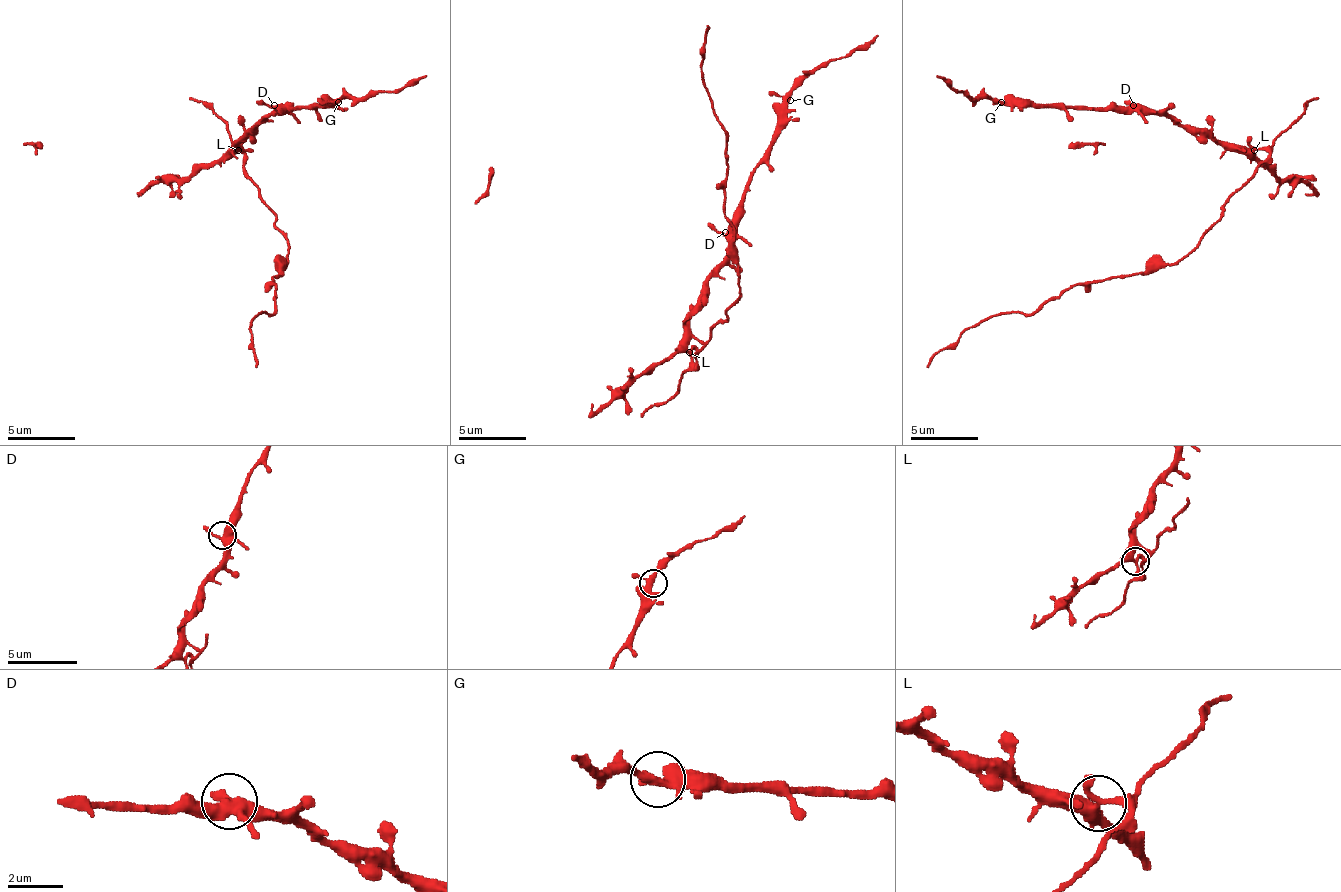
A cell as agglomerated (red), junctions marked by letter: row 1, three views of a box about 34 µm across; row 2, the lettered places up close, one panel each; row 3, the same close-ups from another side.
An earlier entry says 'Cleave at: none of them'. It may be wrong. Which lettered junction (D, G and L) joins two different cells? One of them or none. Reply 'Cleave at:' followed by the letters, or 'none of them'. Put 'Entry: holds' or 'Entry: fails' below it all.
Cleave at: L
Entry: fails

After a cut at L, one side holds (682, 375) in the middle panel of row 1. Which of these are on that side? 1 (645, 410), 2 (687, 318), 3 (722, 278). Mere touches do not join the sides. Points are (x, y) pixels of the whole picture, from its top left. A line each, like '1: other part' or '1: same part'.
1: same part
2: other part
3: other part

